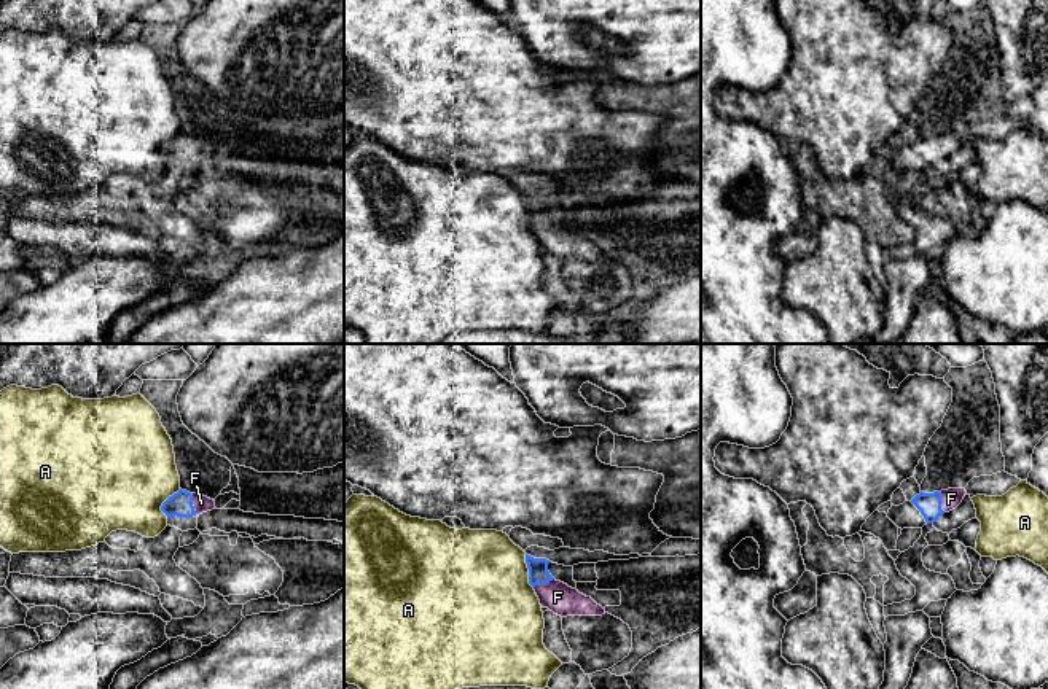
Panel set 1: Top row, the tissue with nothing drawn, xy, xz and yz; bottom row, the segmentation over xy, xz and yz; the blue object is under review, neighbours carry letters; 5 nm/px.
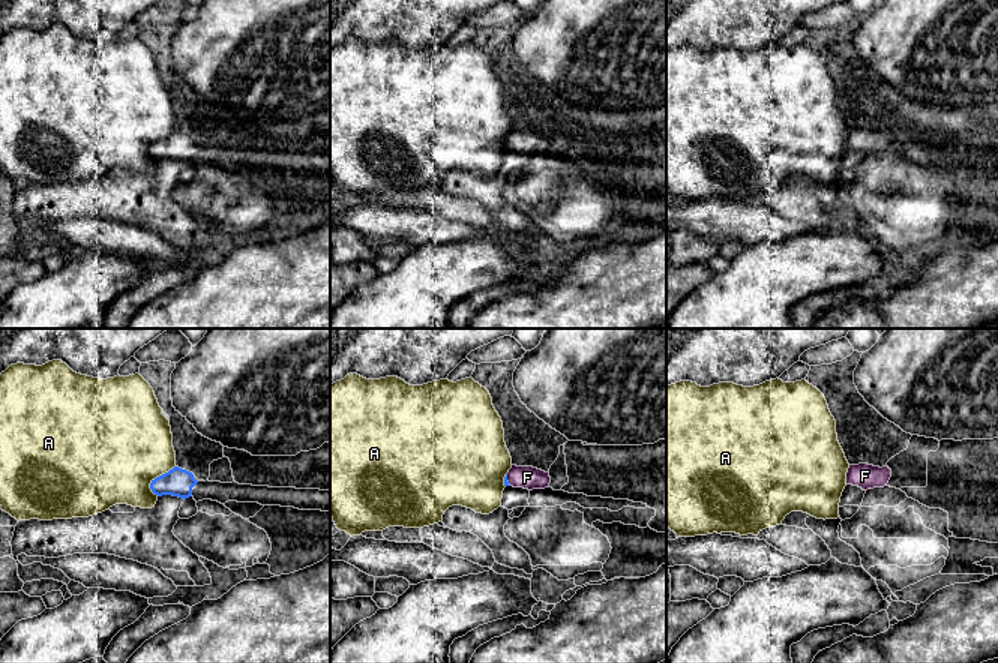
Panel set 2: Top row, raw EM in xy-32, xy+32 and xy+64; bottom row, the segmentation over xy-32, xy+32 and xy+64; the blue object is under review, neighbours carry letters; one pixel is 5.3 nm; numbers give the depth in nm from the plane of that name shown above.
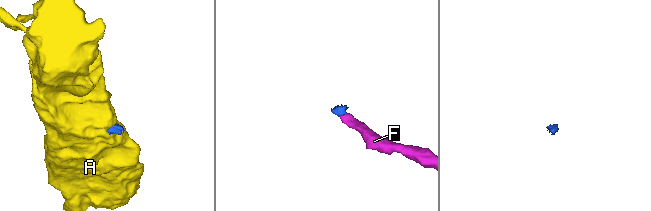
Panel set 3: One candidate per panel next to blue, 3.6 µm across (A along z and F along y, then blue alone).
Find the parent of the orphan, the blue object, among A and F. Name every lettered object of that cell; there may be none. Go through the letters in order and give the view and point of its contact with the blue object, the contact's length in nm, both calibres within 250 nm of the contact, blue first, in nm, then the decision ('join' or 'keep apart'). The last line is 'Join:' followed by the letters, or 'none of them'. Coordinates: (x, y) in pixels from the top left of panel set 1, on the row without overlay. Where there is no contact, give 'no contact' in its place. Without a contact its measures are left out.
A: meets blue in xz at (529, 215); contact 180 nm long; 100 nm thick on the blue side, 480 nm on the other; keep apart
F: meets blue in xy at (191, 148); contact 120 nm long; 120 nm thick on the blue side, 90 nm on the other; join
Join: F

